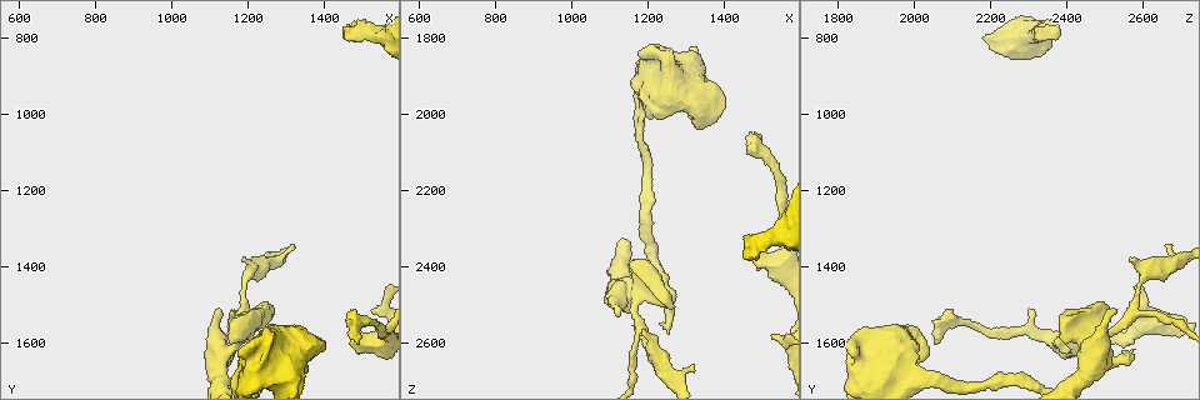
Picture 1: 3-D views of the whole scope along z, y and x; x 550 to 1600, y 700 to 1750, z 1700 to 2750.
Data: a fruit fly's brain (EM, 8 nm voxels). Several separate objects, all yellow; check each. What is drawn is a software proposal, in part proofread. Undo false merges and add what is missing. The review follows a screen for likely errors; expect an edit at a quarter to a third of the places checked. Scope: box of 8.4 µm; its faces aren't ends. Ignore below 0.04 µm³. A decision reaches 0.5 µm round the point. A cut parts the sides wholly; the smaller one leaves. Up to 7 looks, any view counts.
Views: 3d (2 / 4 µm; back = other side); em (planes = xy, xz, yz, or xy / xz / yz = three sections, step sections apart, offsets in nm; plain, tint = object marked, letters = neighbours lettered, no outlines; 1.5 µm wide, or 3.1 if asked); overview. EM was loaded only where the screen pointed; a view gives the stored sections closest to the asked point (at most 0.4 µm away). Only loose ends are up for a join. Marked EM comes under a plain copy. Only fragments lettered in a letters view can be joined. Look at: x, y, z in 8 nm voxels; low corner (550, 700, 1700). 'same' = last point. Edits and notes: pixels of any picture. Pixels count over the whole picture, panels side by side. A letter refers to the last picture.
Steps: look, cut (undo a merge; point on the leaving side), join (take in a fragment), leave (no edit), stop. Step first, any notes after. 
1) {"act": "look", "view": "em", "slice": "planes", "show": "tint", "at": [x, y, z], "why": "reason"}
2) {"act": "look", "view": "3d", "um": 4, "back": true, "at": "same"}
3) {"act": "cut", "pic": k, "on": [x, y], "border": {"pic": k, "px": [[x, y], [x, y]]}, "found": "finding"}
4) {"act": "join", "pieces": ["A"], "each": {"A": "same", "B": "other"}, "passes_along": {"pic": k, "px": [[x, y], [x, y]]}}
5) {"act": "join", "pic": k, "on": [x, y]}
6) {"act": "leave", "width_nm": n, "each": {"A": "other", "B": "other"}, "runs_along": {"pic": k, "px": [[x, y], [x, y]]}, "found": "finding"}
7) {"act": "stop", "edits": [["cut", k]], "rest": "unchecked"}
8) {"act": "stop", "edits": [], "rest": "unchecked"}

{"act": "look", "view": "3d", "um": 2, "at": [1250, 1615, 2570], "why": "branch stops here"}

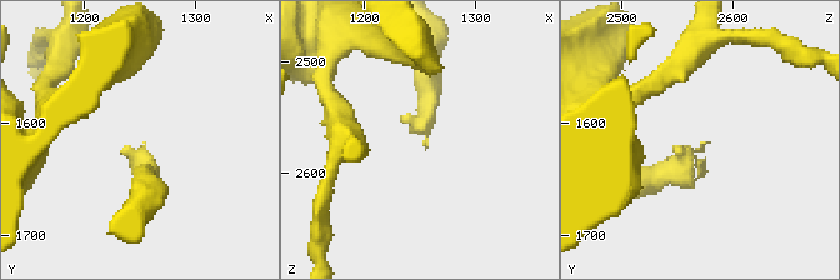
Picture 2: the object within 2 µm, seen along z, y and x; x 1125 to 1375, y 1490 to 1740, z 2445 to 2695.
{"act": "look", "view": "em", "slice": "planes", "show": "tint", "at": [1256, 1616, 2570], "why": "need the tissue"}

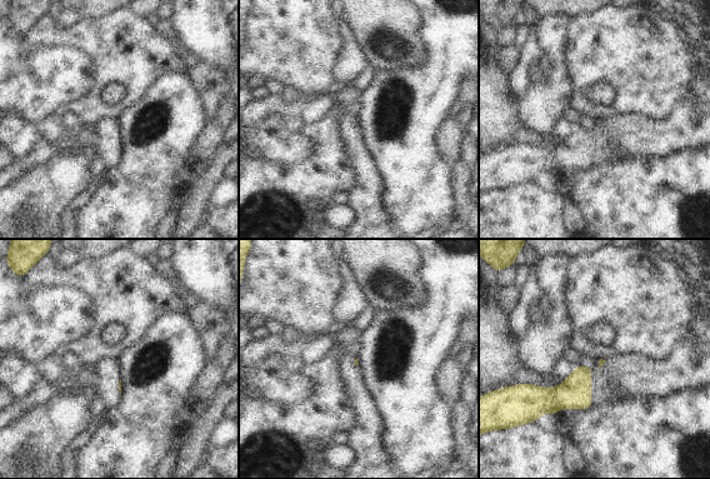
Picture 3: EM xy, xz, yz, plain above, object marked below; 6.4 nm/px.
{"act": "look", "view": "em", "slice": "planes", "show": "letters", "at": "same", "why": "see the neighbours"}

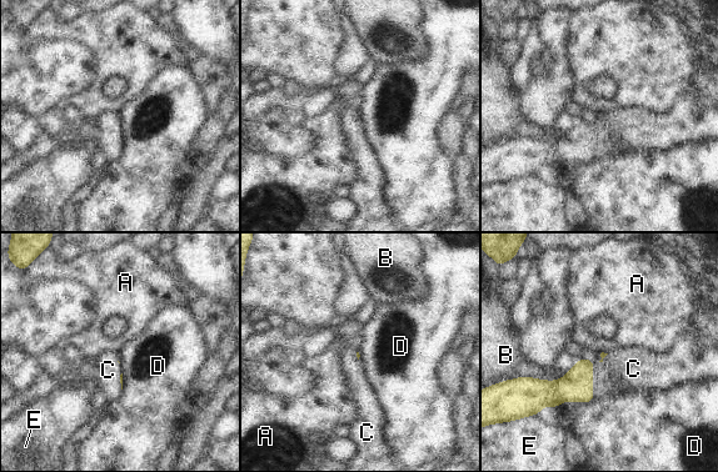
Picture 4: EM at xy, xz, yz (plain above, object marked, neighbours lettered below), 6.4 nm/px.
{"act": "join", "pieces": ["C"], "each": {"A": "other", "B": "other", "C": "same", "D": "other", "E": "other"}, "passes_along": {"pic": 4, "px": [[577, 386], [592, 380], [628, 368]]}, "found": "the cell continues"}

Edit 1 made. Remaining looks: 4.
{"act": "look", "view": "3d", "um": 2, "at": [1475, 1605, 2375], "why": "branch stops here"}

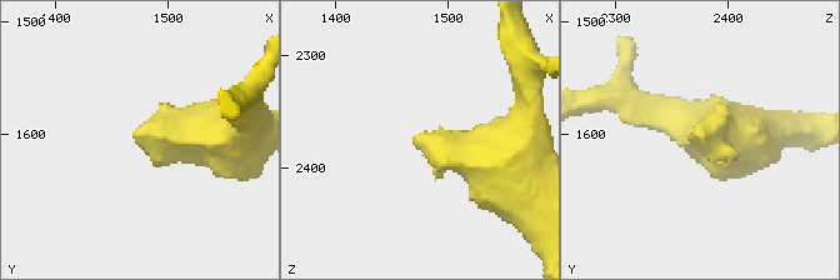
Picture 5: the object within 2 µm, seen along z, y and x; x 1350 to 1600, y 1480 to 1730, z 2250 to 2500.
{"act": "look", "view": "em", "slice": "planes", "show": "letters", "at": [1470, 1602, 2376]}

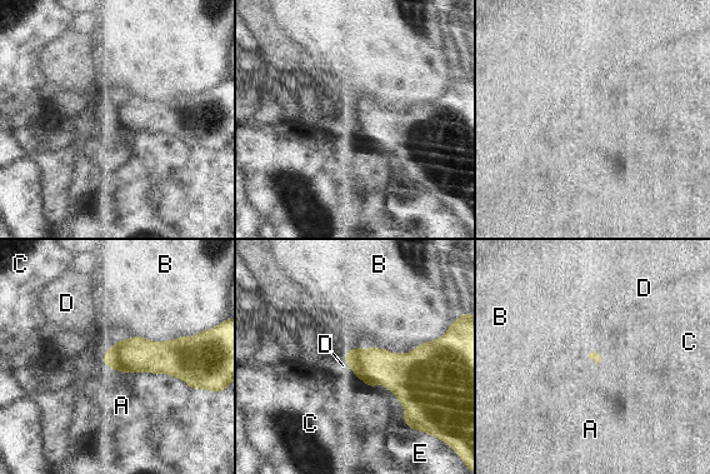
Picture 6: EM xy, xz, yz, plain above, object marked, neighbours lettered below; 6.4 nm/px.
{"act": "leave", "each": {"A": "other", "B": "other", "C": "other", "D": "other", "E": "other"}, "border": {"pic": 6, "px": [[101, 359], [188, 385]]}, "found": "no lettered fragment goes on from it"}

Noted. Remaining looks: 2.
{"act": "stop", "edits": [["join", 4]], "rest": "unchecked"}

